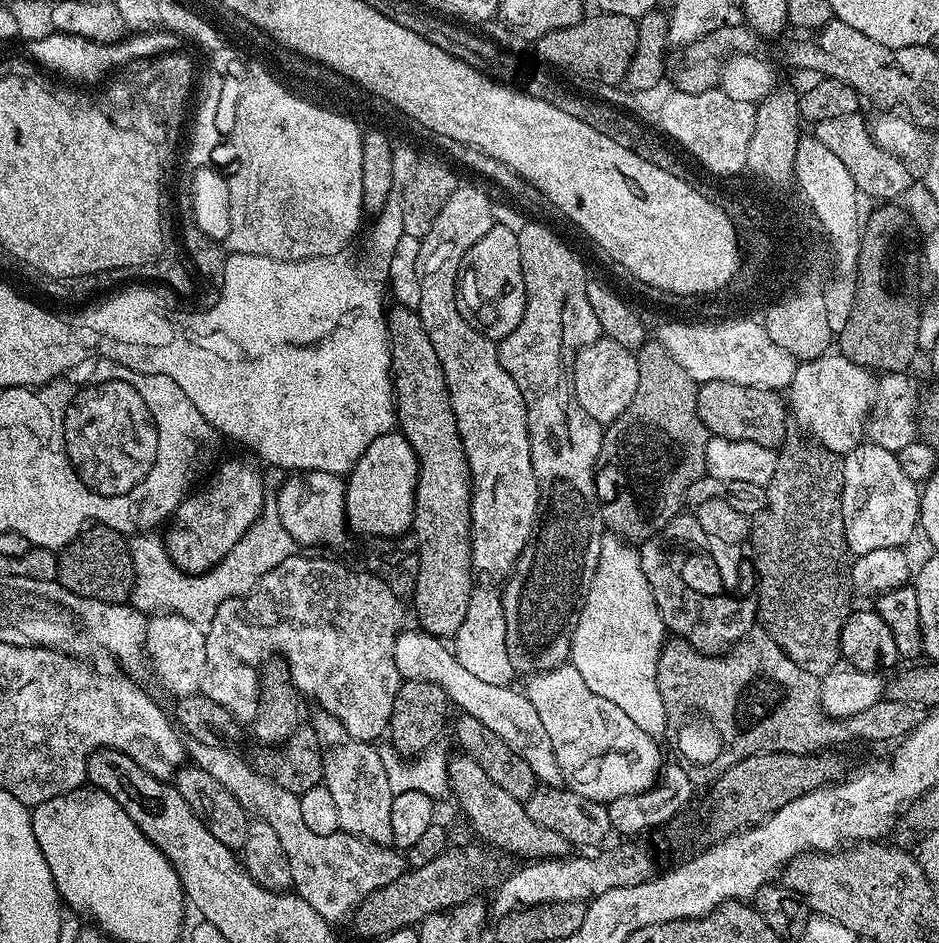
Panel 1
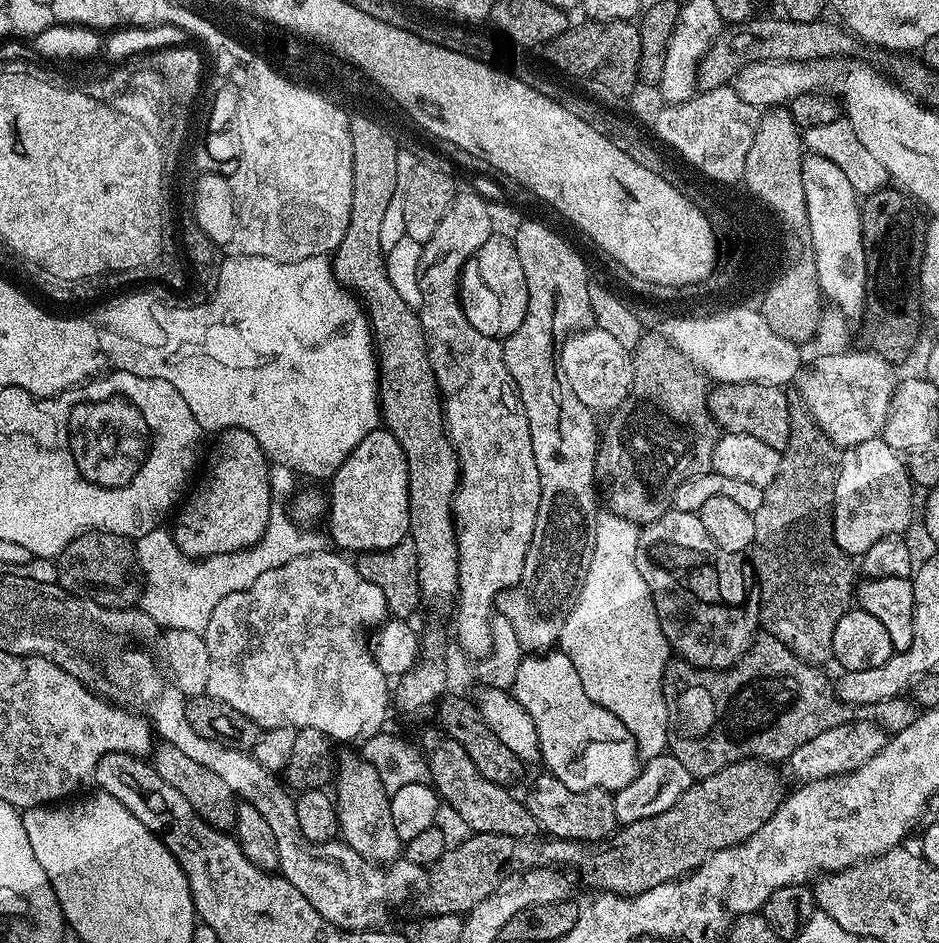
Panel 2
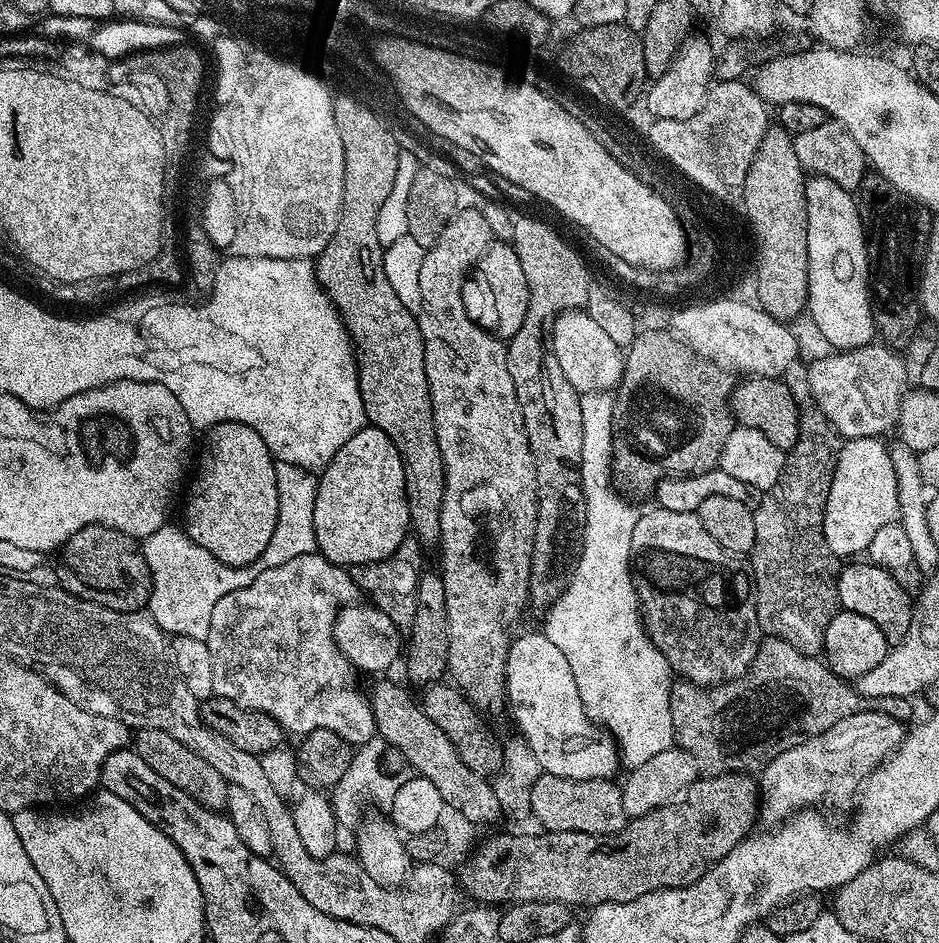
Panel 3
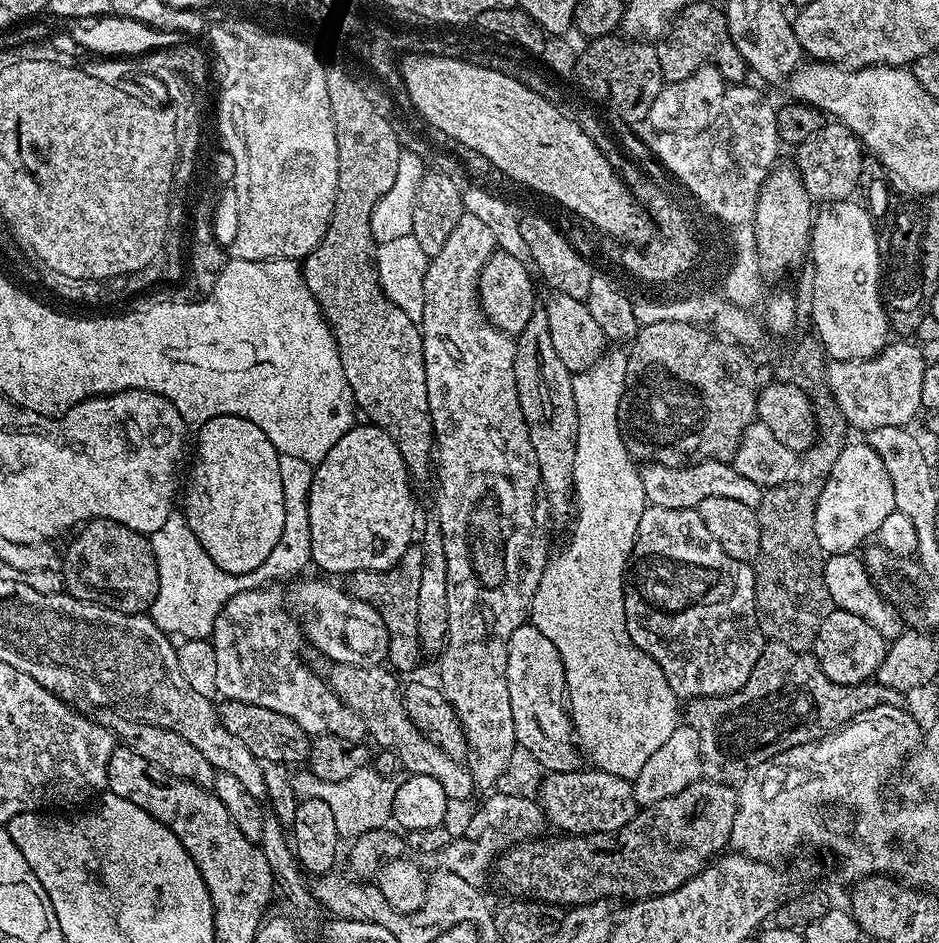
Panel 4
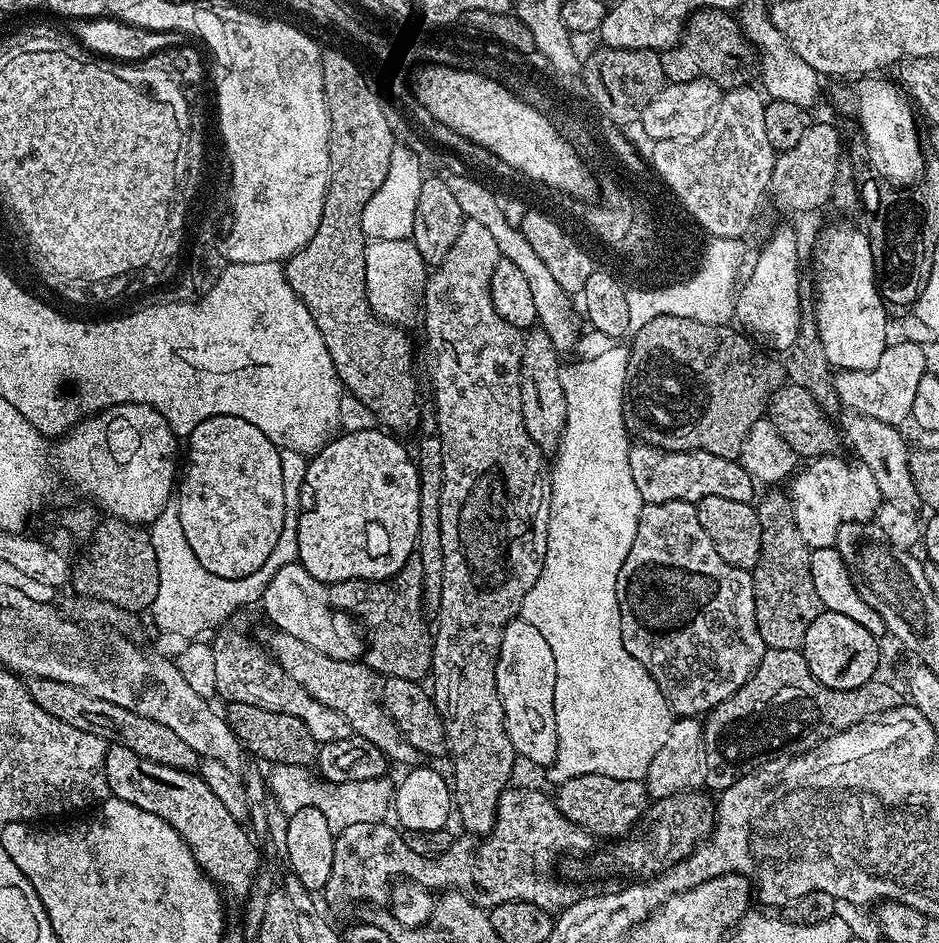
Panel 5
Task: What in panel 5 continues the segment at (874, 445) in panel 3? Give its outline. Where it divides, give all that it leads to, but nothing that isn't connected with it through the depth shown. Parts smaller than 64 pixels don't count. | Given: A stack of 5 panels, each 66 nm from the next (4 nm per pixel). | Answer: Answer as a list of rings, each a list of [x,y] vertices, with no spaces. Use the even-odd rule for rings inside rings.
[[[833,454],[813,459],[809,468],[801,467],[791,477],[792,517],[798,532],[811,549],[833,547],[843,524],[871,521],[880,510],[882,497],[870,466],[861,464],[855,458],[843,460],[842,457]]]

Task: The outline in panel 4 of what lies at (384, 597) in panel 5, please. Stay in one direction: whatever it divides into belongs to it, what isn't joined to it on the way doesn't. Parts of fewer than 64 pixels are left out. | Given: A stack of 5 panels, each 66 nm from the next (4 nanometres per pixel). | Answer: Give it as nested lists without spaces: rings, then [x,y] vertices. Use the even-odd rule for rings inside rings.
[[[414,542],[390,570],[358,570],[347,573],[342,581],[342,587],[348,595],[372,606],[382,618],[388,631],[386,660],[400,674],[414,671],[416,663],[422,659],[418,638],[418,585],[421,579],[422,550],[419,543]]]

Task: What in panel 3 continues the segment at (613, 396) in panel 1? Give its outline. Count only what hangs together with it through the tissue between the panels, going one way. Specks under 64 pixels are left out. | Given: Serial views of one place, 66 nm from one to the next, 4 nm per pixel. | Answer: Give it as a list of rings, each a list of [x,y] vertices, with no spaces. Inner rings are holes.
[[[584,310],[561,312],[552,327],[552,349],[566,374],[566,382],[581,394],[603,392],[617,387],[624,373],[625,349],[620,348],[605,334]]]

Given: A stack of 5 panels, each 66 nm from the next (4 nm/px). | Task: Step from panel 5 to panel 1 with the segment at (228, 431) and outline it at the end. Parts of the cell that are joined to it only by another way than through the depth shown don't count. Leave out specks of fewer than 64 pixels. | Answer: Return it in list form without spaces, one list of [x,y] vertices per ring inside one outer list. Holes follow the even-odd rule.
[[[228,460],[209,478],[201,492],[195,492],[185,496],[172,513],[167,525],[168,536],[163,541],[174,566],[199,574],[220,564],[238,546],[242,534],[254,526],[264,509],[264,477],[261,469],[248,460]]]

